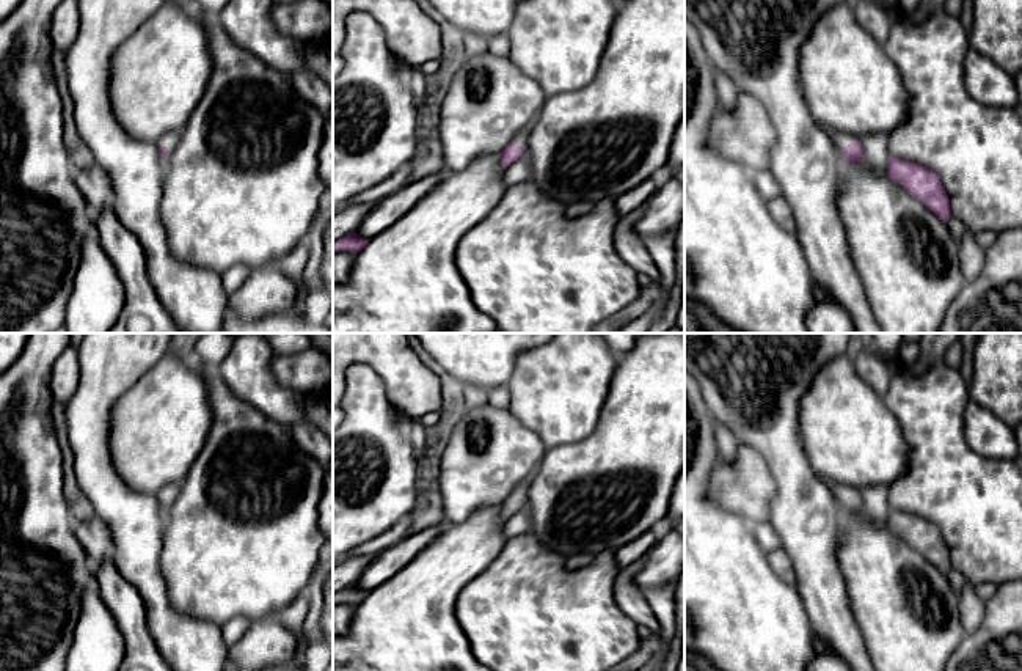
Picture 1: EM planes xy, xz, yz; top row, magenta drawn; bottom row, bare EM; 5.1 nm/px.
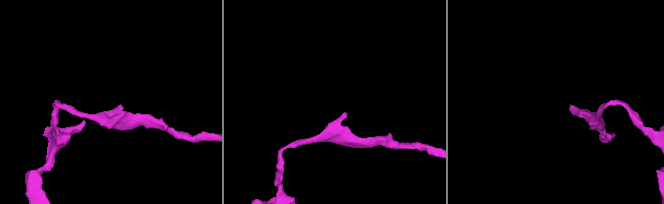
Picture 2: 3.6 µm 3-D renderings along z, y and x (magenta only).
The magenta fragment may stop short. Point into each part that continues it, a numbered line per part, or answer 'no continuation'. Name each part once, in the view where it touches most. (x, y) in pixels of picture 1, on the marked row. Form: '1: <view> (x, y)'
no continuation

